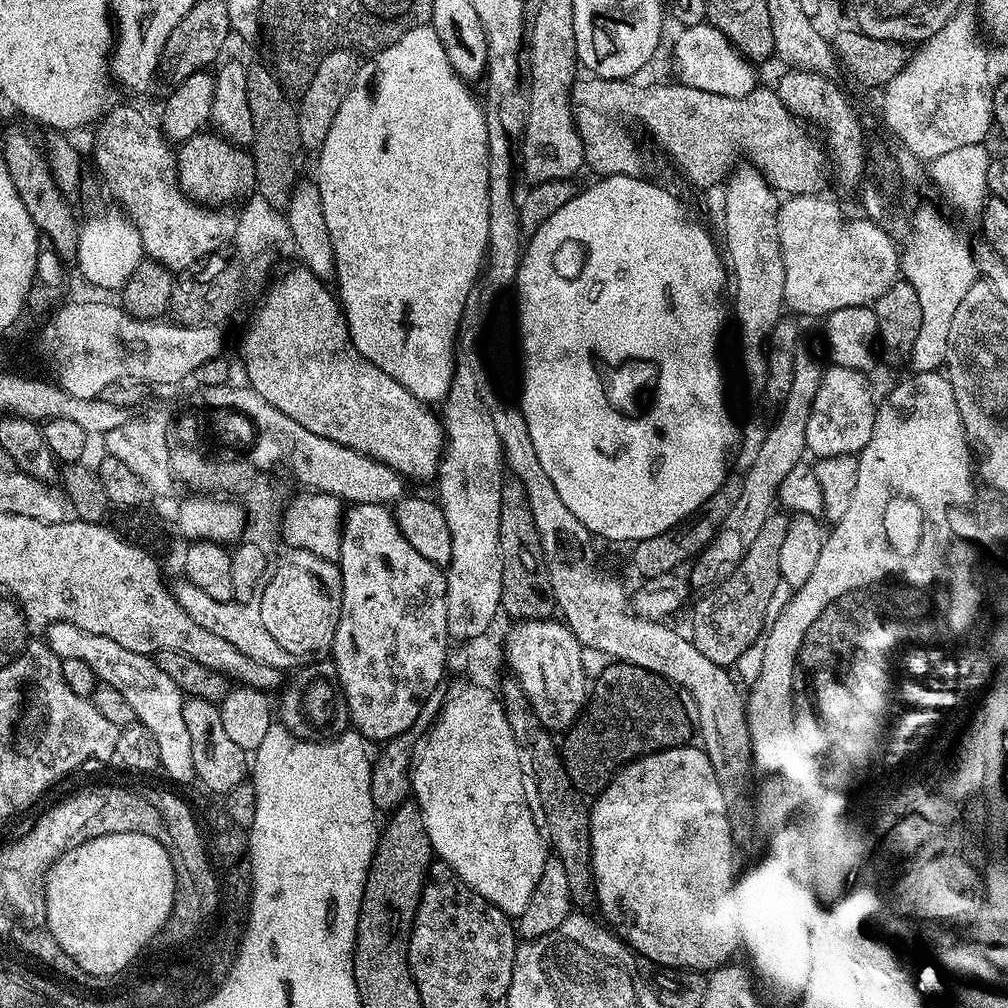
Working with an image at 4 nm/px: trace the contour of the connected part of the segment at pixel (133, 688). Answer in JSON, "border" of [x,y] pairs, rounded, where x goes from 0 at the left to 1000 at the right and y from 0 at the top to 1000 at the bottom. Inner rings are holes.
{"border":[[[57,615],[47,620],[46,638],[61,655],[77,653],[85,657],[85,661],[93,665],[96,676],[113,681],[113,685],[118,685],[124,690],[137,717],[153,728],[159,749],[158,761],[169,773],[189,775],[193,771],[192,752],[188,748],[188,724],[185,724],[185,712],[181,712],[185,691],[173,673],[155,660],[151,651],[125,645],[125,641],[117,641],[117,637],[109,637],[109,633],[101,629],[89,629],[69,617]]]}

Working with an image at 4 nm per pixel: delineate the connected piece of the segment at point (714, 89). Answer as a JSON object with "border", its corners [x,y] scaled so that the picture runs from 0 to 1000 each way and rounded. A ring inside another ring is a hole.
{"border":[[[701,22],[676,27],[671,36],[667,56],[671,59],[674,82],[688,85],[688,89],[700,89],[704,93],[736,97],[752,86],[751,64],[737,56],[707,24]]]}

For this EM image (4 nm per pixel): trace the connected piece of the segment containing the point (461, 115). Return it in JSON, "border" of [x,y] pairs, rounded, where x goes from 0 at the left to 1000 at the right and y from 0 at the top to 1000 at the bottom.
{"border":[[[418,26],[409,28],[403,34],[399,34],[386,44],[384,48],[378,48],[368,58],[356,64],[353,72],[353,80],[349,82],[347,93],[343,93],[343,97],[339,101],[339,105],[335,105],[335,113],[331,113],[331,125],[327,125],[327,133],[323,133],[323,141],[319,141],[313,159],[313,174],[312,174],[313,183],[317,189],[319,198],[319,207],[323,216],[323,225],[327,232],[327,240],[330,241],[330,256],[332,258],[331,282],[335,287],[335,297],[341,308],[341,314],[345,317],[345,326],[349,332],[351,343],[357,346],[357,350],[367,359],[371,359],[371,363],[375,363],[375,367],[379,367],[379,371],[387,371],[387,375],[391,375],[391,379],[395,379],[395,383],[403,383],[403,387],[407,387],[407,391],[411,391],[416,397],[422,399],[439,398],[444,392],[446,383],[448,382],[448,373],[452,370],[452,342],[454,334],[458,328],[458,318],[462,313],[464,299],[469,297],[470,290],[468,285],[472,282],[472,277],[476,278],[478,267],[482,262],[482,251],[484,248],[484,115],[482,111],[476,108],[474,100],[468,96],[468,91],[461,79],[456,76],[450,69],[450,65],[446,65],[446,62],[442,58],[442,50],[438,50],[438,42],[435,38],[433,31],[428,26]]]}

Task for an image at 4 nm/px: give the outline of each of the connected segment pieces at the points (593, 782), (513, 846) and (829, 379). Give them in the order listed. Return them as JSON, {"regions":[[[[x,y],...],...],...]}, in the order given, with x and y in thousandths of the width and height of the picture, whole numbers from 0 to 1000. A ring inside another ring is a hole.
{"regions":[[[[603,657],[586,676],[579,705],[559,727],[554,740],[556,755],[572,786],[594,788],[611,769],[613,760],[642,746],[682,739],[686,730],[688,733],[688,718],[684,703],[675,699],[670,688],[659,672],[637,661]]],[[[459,678],[449,681],[444,695],[436,699],[428,715],[429,723],[408,743],[407,786],[417,802],[430,846],[445,857],[483,897],[494,899],[505,911],[514,911],[522,903],[530,879],[534,879],[542,838],[528,814],[522,767],[510,728],[506,728],[506,716],[502,716],[499,697],[491,686],[476,679]]],[[[825,361],[818,364],[813,370],[813,380],[810,382],[810,389],[807,391],[806,399],[800,415],[800,431],[798,439],[803,449],[810,448],[811,453],[821,453],[852,449],[857,443],[865,424],[869,418],[869,405],[867,397],[865,401],[865,385],[856,368],[851,365],[840,365],[834,361]]]]}

